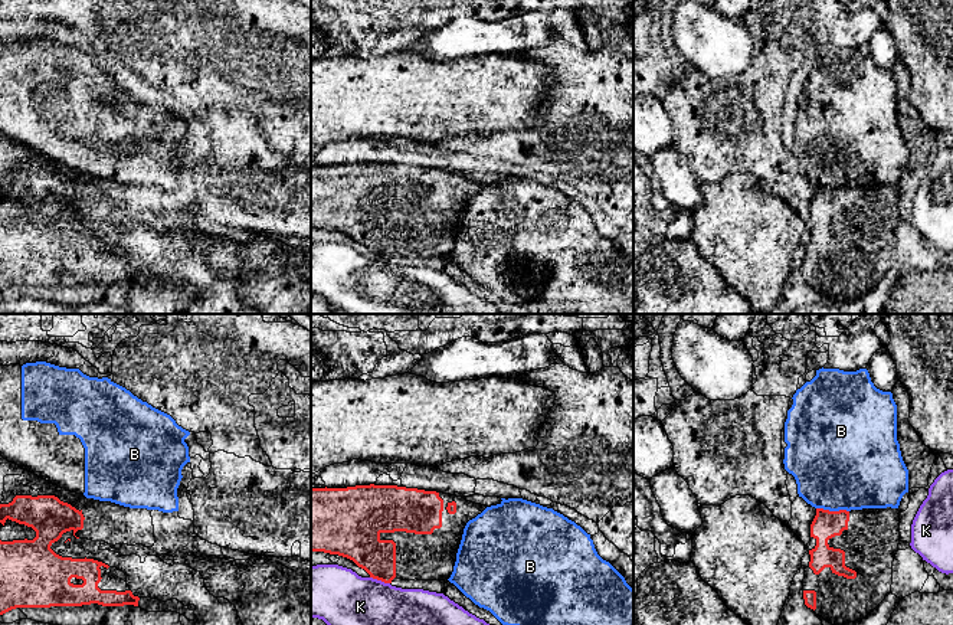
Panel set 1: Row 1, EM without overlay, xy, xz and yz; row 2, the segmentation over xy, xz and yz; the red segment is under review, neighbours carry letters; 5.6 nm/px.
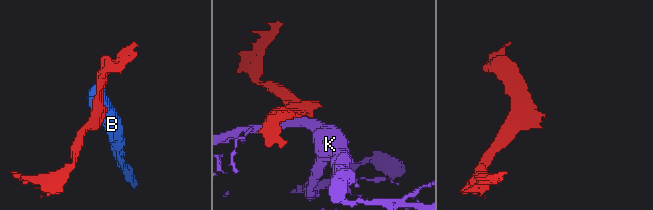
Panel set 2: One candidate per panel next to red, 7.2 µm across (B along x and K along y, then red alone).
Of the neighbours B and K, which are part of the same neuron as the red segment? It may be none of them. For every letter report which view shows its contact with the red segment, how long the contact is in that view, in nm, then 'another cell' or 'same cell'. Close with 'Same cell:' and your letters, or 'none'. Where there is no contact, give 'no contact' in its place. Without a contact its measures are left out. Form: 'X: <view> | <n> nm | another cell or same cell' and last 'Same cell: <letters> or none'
B: yz | 190 nm | another cell
K: xz | 120 nm | another cell
Same cell: none

